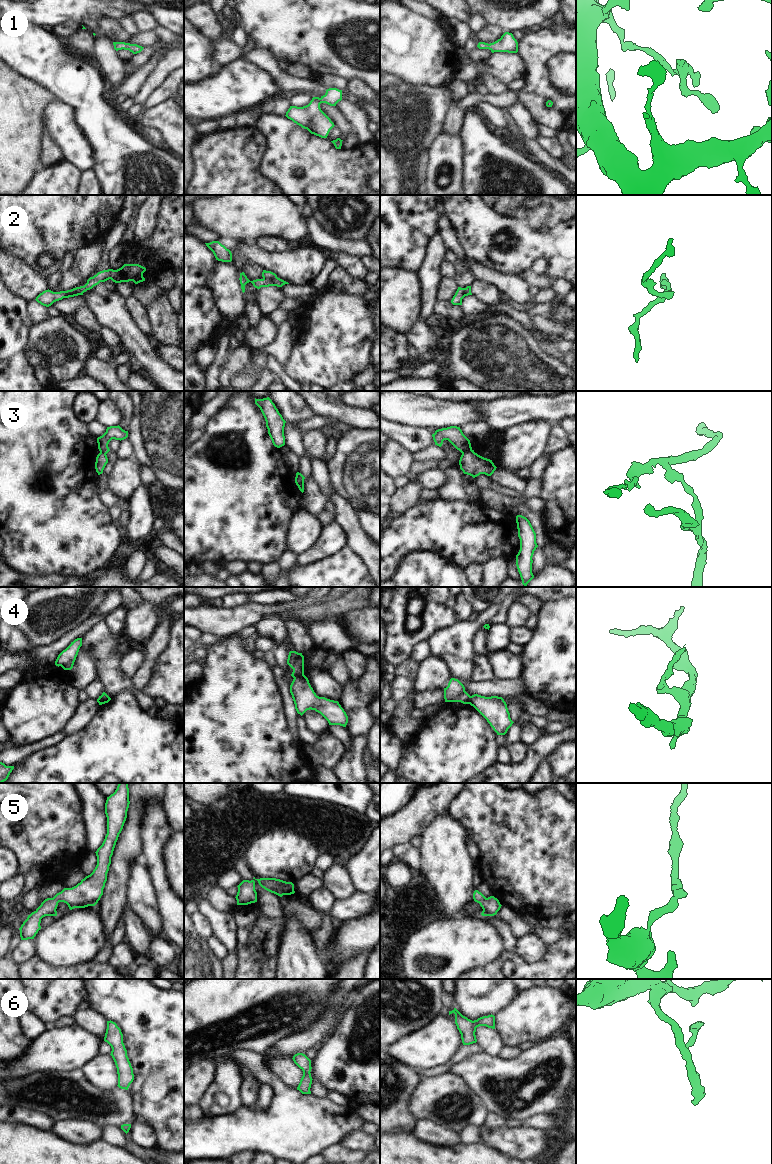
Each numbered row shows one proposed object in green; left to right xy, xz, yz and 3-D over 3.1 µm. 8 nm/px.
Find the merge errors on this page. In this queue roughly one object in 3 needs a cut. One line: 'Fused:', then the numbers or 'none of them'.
Fused: 2, 3, 4

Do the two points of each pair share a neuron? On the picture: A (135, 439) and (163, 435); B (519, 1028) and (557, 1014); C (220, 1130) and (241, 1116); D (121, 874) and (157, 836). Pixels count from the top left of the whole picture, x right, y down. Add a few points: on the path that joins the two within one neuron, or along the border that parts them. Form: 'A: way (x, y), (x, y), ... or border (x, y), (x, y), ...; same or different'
A: way (142, 435), (156, 435); same
B: way (528, 1019), (535, 1014), (548, 1014); same
C: way (225, 1130), (236, 1121); same
D: border (139, 830), (141, 858); different

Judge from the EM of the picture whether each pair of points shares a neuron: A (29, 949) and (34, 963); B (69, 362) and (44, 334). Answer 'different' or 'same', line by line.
A: different
B: same

